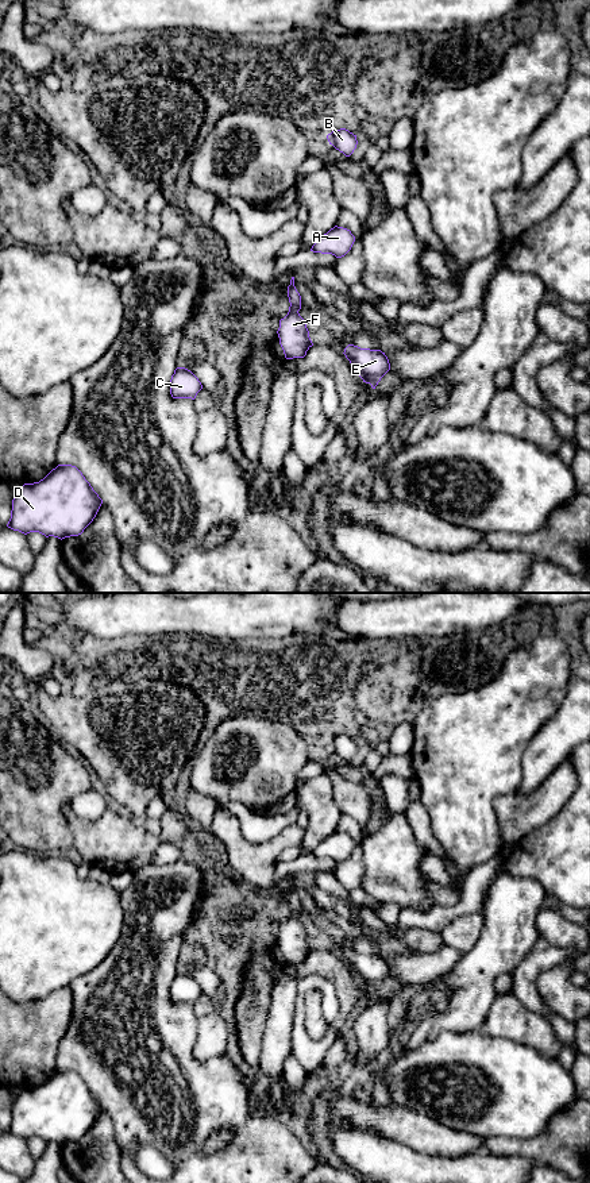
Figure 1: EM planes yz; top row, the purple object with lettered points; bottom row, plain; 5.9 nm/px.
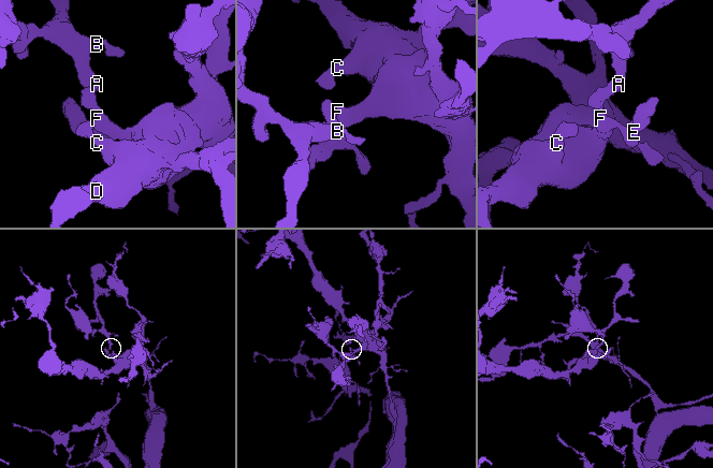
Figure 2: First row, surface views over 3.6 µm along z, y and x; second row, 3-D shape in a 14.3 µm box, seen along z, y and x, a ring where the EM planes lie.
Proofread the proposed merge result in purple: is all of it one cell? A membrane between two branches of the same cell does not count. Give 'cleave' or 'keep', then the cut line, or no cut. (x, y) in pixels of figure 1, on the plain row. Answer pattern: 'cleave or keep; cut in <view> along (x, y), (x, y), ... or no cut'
keep; no cut

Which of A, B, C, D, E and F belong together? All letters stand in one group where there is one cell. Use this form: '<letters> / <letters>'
A B C D E F

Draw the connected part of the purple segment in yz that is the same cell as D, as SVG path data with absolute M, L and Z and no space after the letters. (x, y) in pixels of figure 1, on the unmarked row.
M58 1070L43 1084L24 1088L12 1105L8 1133L24 1140L39 1137L46 1142L65 1144L78 1141L96 1122L103 1105L85 1084L82 1078L72 1070Z

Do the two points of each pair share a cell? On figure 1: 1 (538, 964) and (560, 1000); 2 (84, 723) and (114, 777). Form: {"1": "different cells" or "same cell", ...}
{"1": "different cells", "2": "same cell"}

